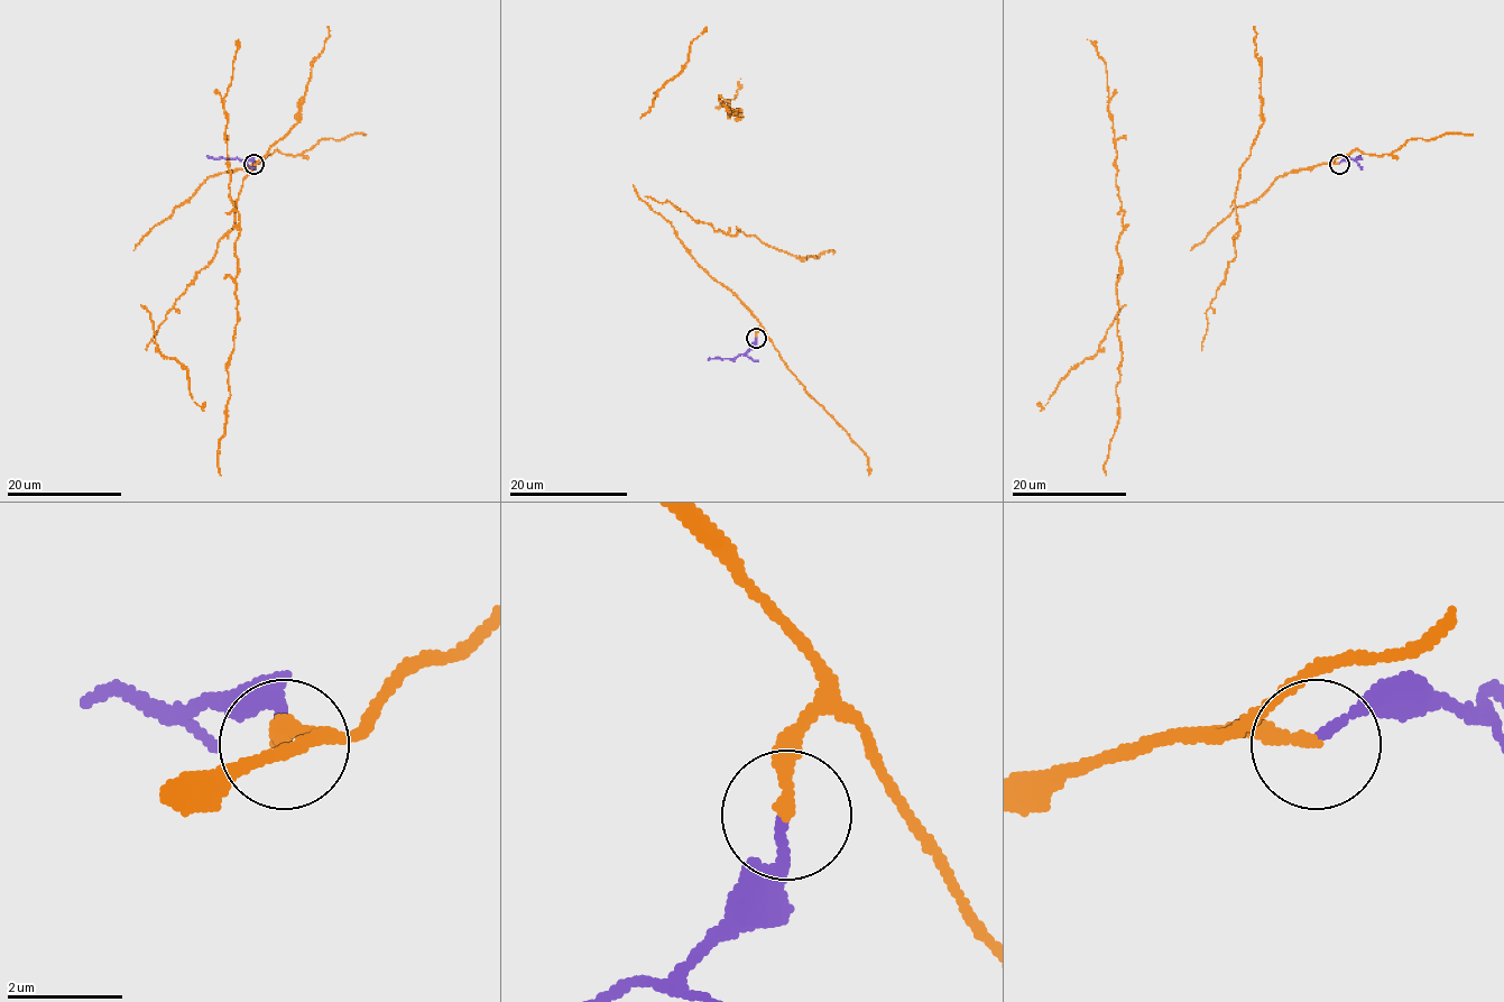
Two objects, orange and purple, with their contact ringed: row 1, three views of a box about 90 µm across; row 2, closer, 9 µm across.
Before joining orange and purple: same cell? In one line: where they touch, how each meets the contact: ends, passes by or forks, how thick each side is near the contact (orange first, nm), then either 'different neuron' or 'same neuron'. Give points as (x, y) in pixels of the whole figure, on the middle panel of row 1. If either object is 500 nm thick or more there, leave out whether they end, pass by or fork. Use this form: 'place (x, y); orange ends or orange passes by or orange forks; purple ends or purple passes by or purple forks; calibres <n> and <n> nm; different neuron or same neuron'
place (756, 338); orange ends; purple ends; calibres 240 and 150 nm; different neuron

